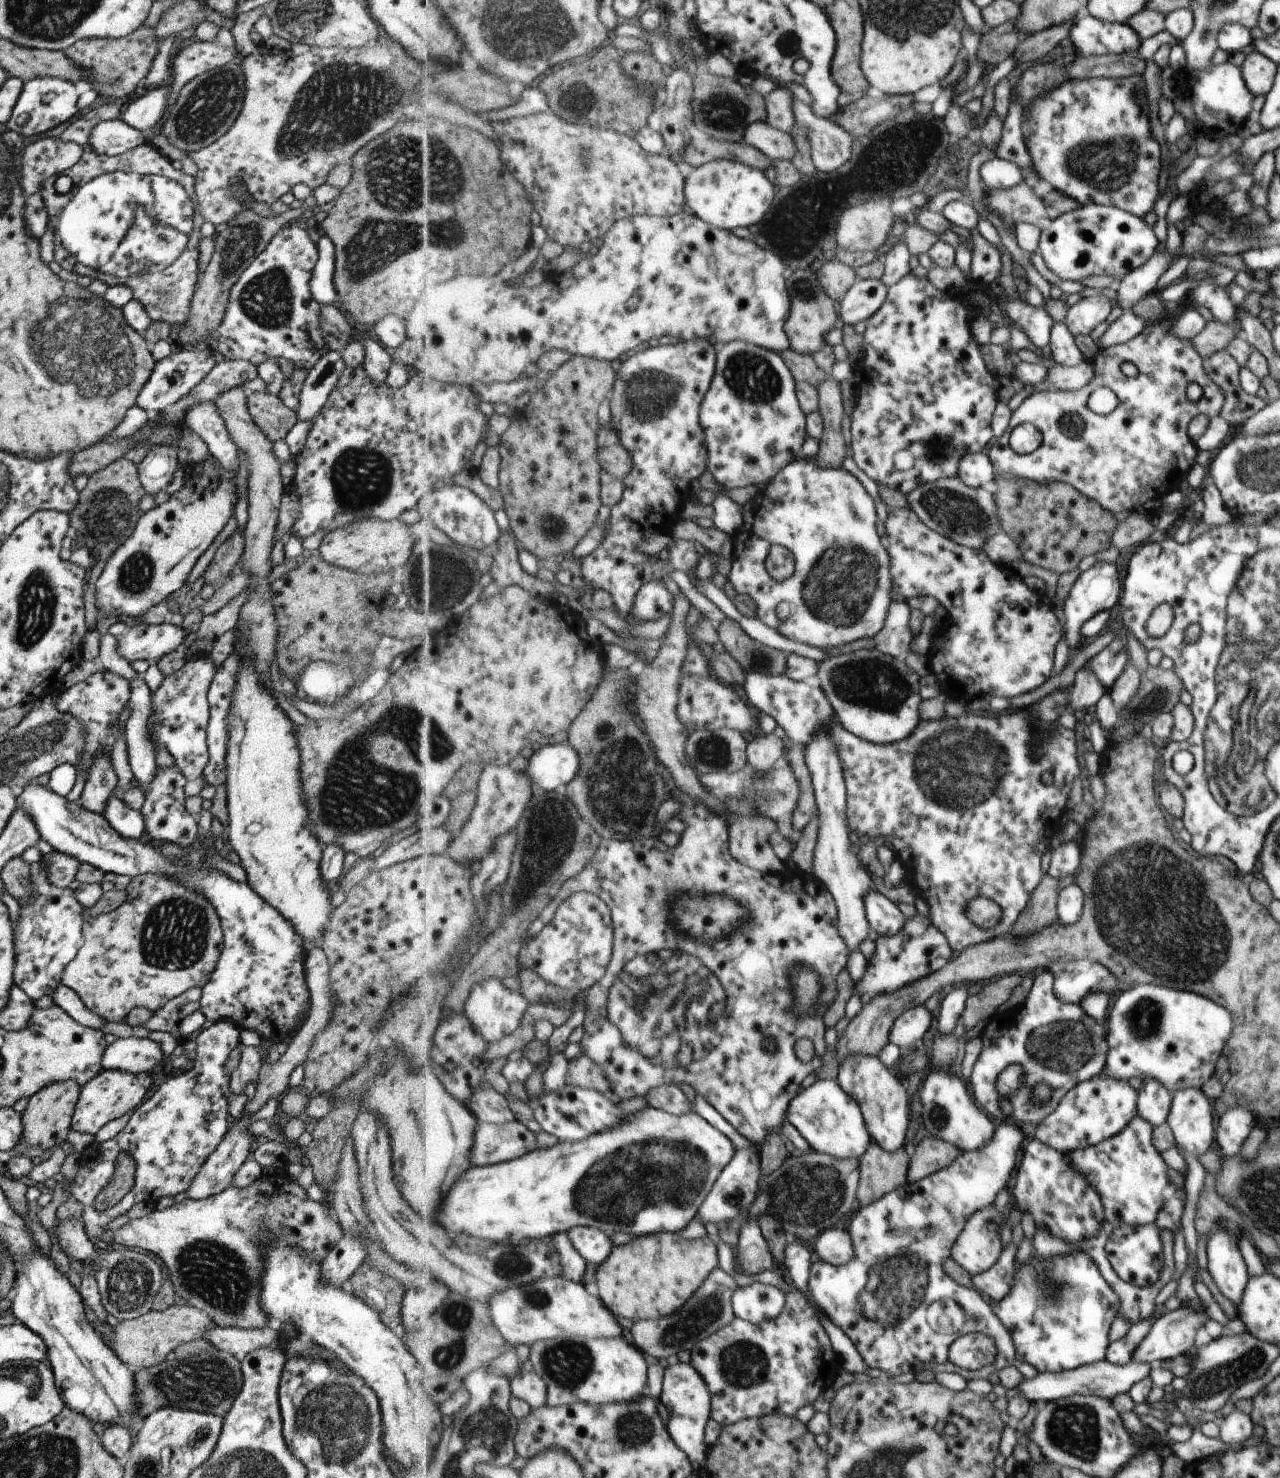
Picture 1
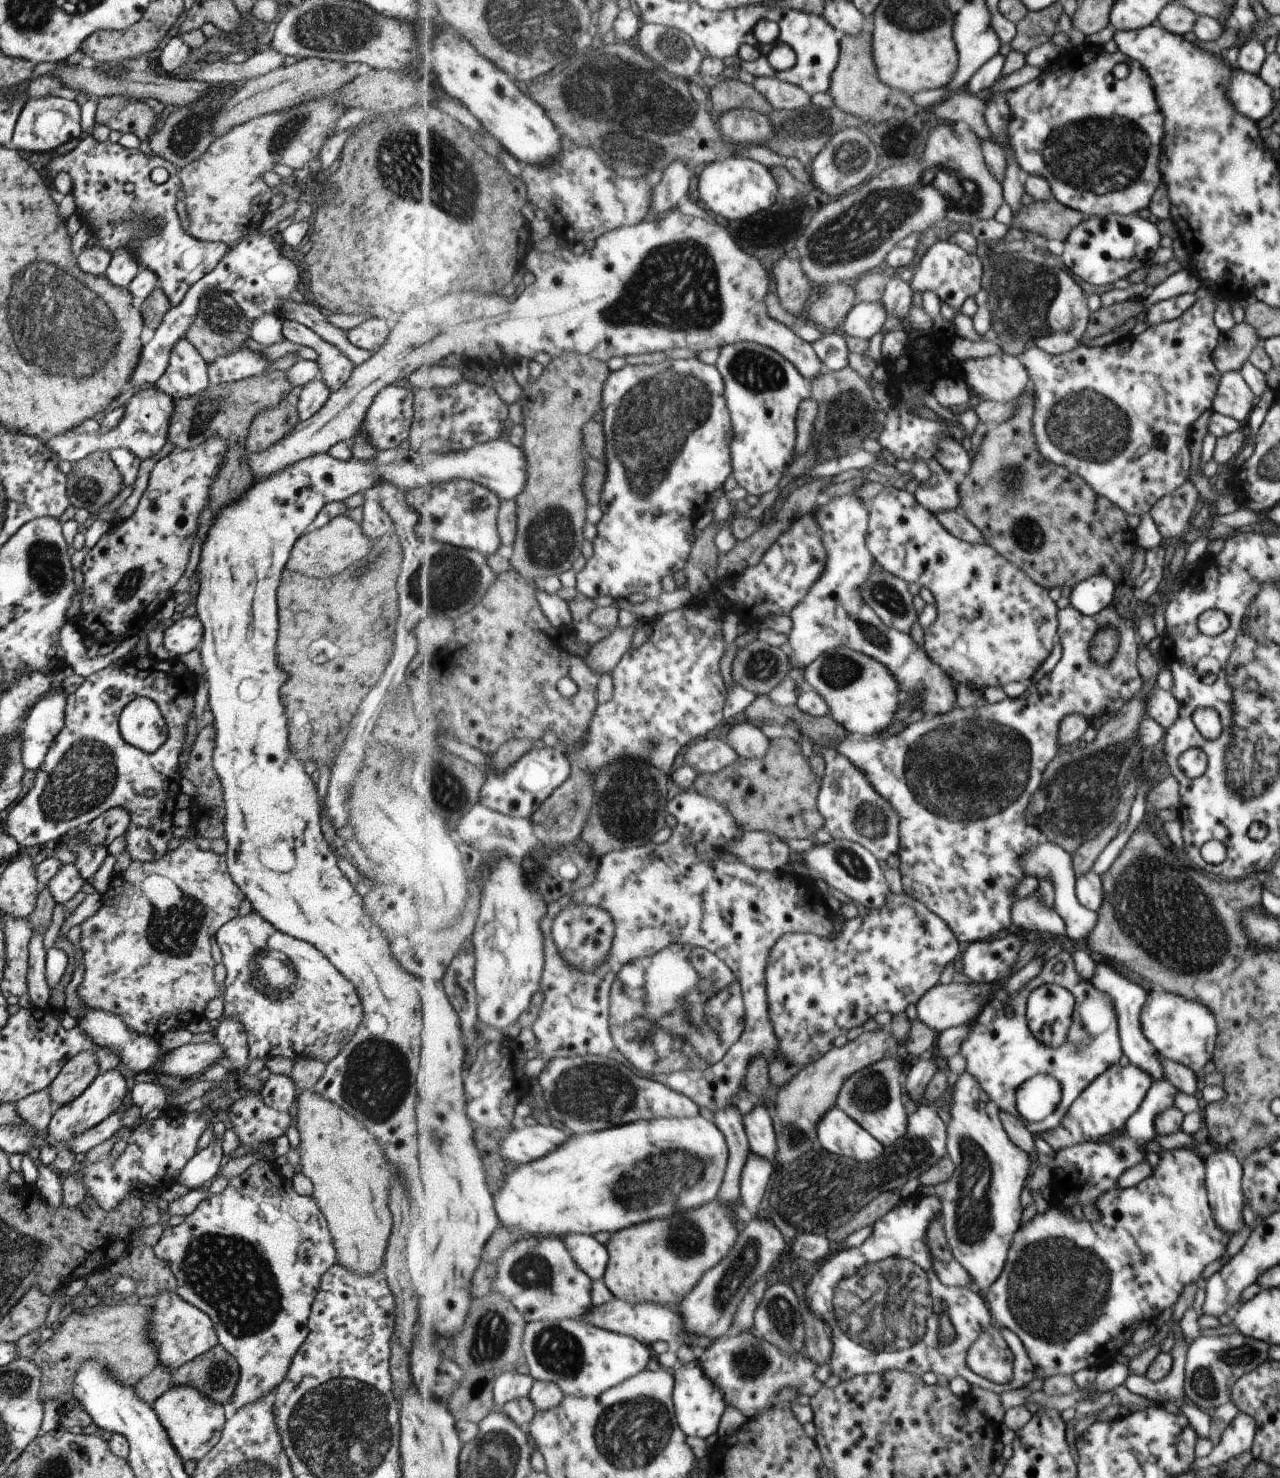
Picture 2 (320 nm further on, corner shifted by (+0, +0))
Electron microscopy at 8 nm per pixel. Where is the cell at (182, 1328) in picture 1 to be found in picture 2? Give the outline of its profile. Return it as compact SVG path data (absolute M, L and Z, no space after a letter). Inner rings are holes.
M142 1305L100 1307L92 1314L75 1311L55 1326L53 1334L28 1360L41 1370L39 1397L44 1404L53 1399L62 1405L80 1406L73 1395L73 1380L77 1370L87 1361L99 1361L116 1382L127 1387L136 1386L159 1364L159 1354L147 1338L147 1324L151 1310Z

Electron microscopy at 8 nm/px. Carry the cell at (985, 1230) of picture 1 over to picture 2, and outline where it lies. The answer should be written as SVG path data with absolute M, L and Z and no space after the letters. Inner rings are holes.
M967 1072L958 1078L956 1092L954 1092L954 1104L949 1107L952 1120L949 1124L949 1155L957 1164L958 1170L953 1179L942 1183L937 1187L922 1184L922 1195L932 1197L933 1194L943 1199L945 1225L955 1258L958 1259L973 1276L974 1282L984 1290L990 1292L997 1284L998 1279L1004 1274L1009 1262L1010 1247L1017 1236L1017 1232L1023 1227L1024 1204L1022 1194L1028 1187L1031 1177L1032 1156L1023 1150L1008 1136L1004 1122L1000 1118L1001 1106L990 1098L980 1082Z

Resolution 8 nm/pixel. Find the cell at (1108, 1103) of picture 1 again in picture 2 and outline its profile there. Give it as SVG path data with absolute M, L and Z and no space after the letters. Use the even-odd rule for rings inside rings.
M1132 1063L1128 1066L1111 1066L1086 1087L1082 1096L1071 1106L1062 1124L1054 1131L1046 1131L1041 1137L1056 1151L1090 1141L1096 1143L1103 1136L1125 1128L1126 1121L1138 1110L1153 1082L1148 1072Z

